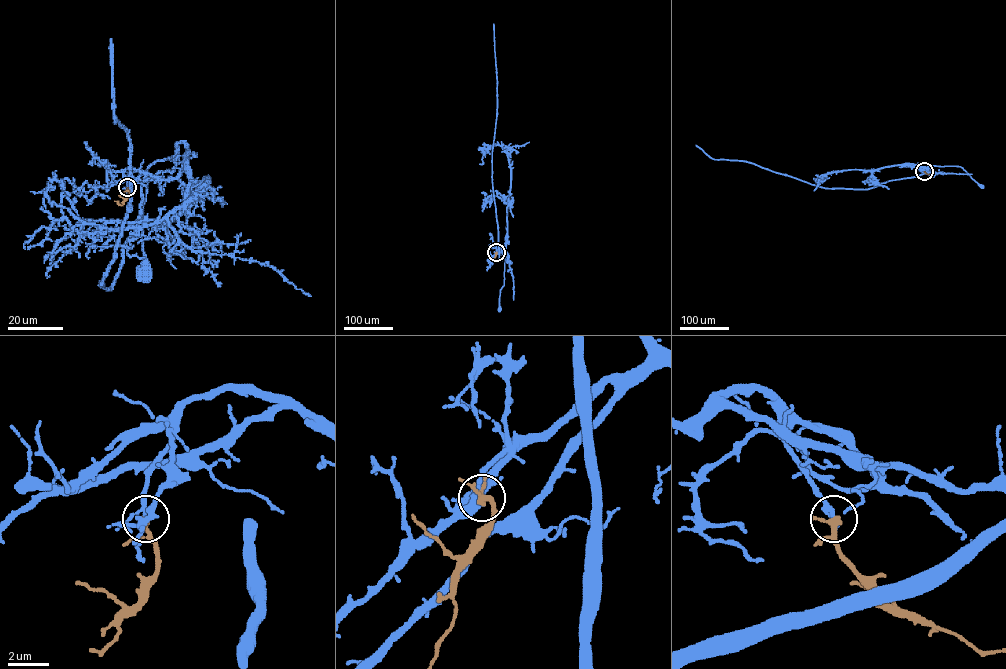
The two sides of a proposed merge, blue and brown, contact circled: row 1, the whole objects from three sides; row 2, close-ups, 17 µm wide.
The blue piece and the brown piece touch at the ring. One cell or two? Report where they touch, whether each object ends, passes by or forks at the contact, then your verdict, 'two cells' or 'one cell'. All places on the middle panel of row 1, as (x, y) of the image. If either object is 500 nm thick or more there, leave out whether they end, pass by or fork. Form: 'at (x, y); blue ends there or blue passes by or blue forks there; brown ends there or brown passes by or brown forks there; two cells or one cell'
at (496, 252); blue passes by; brown passes by; one cell

